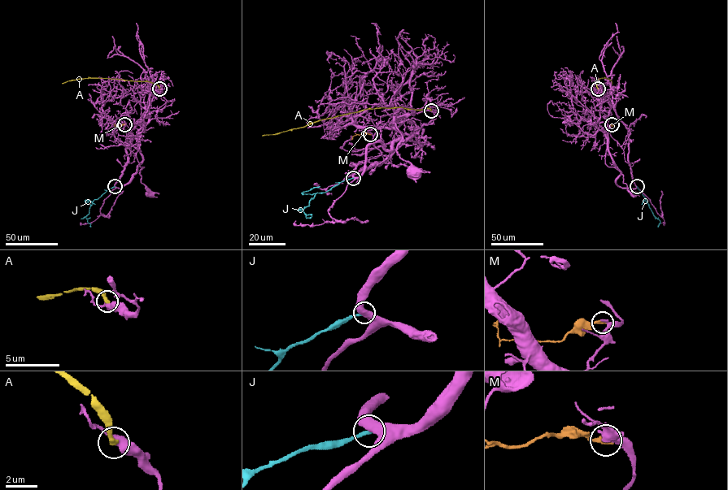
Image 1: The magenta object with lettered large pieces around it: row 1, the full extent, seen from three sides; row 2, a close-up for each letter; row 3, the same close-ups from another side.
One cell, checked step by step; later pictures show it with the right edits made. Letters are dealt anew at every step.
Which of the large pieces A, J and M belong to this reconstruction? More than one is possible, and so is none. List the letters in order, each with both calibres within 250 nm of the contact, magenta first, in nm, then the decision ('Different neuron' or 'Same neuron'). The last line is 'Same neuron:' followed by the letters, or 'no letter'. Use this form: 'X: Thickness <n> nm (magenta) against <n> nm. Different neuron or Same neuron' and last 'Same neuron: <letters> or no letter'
A: Thickness 440 nm (magenta) against 320 nm. Different neuron
J: Thickness 550 nm (magenta) against 240 nm. Different neuron
M: Thickness 240 nm (magenta) against 280 nm. Different neuron
Same neuron: no letter

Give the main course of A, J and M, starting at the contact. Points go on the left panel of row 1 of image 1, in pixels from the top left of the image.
A: (159, 88), (149, 81), (107, 78), (79, 79), (62, 84)
J: (115, 186), (93, 201), (85, 217), (90, 227)
M: (124, 124), (114, 124)

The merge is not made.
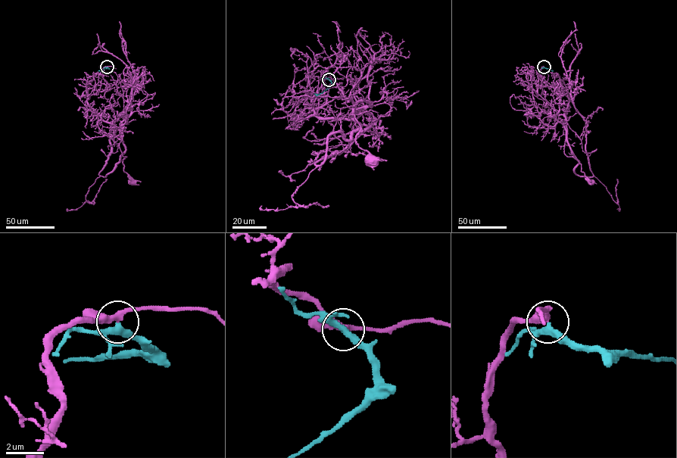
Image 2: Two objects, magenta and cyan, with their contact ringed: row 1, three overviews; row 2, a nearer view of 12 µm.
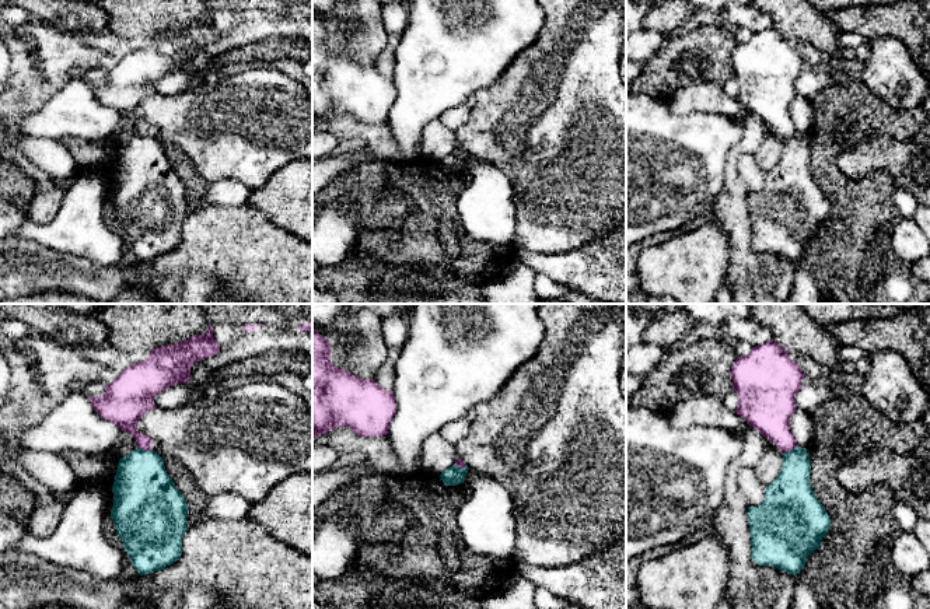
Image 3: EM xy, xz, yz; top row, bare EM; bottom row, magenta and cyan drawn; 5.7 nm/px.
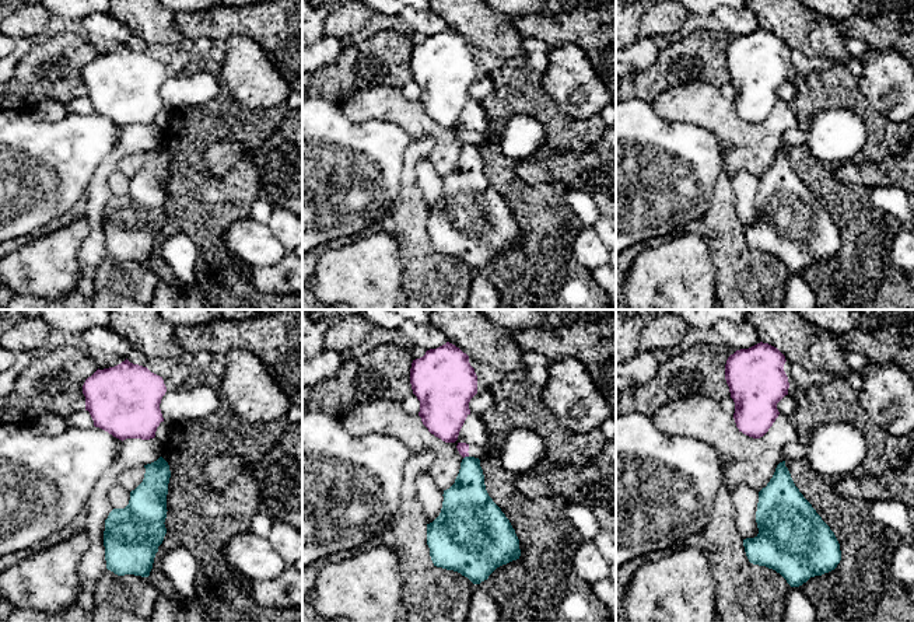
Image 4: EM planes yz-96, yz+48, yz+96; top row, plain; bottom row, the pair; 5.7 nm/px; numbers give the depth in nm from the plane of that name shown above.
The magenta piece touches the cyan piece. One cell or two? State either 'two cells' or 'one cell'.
two cells

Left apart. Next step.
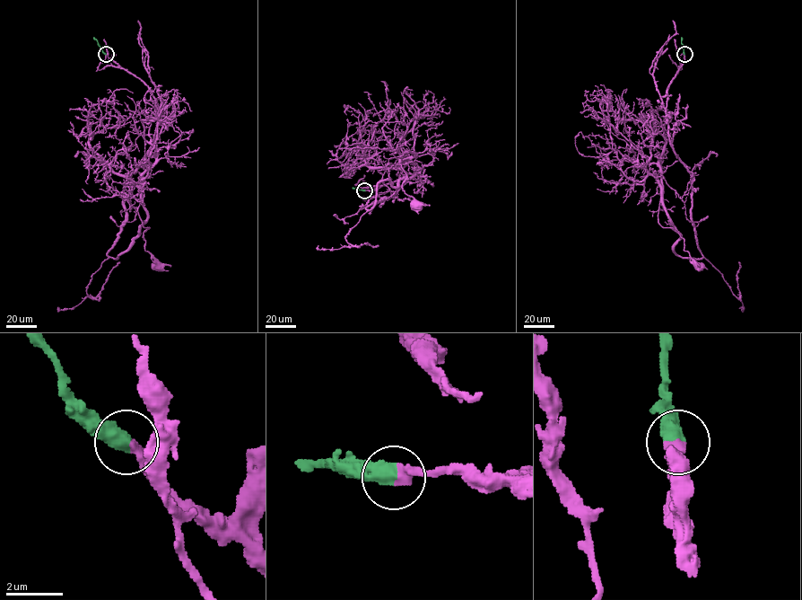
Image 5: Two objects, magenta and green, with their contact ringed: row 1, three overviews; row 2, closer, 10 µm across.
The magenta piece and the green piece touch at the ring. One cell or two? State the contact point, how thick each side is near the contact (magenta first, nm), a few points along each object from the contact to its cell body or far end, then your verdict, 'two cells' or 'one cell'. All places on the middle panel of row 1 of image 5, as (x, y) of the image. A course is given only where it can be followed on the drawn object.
(364, 190) | 360/600 nm | magenta via (364, 190), (418, 172), (391, 197), (383, 198), (395, 191), (382, 176), (400, 164), (402, 188), (417, 205) | green via (364, 190), (352, 188) | one cell

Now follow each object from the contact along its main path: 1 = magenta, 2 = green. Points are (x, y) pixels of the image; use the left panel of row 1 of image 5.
1: (106, 54), (160, 110), (125, 189), (131, 222), (123, 186), (138, 189), (159, 266)
2: (106, 54), (93, 37)

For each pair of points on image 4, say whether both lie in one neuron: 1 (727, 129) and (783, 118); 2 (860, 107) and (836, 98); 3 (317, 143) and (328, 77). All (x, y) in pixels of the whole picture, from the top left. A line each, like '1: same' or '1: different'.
1: same
2: same
3: different

